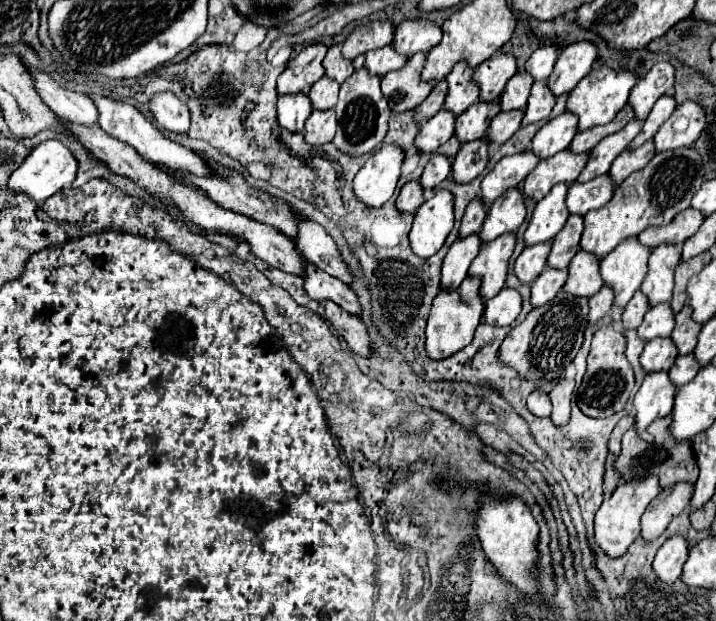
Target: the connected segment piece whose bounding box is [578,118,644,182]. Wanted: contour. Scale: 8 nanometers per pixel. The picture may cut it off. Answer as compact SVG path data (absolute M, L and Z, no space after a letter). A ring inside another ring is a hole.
M632 118L632 120L624 126L624 130L618 130L616 134L606 136L606 138L590 152L590 160L588 160L586 168L582 170L582 174L578 176L578 182L586 182L586 180L594 178L594 176L600 176L600 174L608 174L614 158L630 146L630 142L632 142L632 140L638 136L638 132L642 130L642 124L644 124L642 120Z

